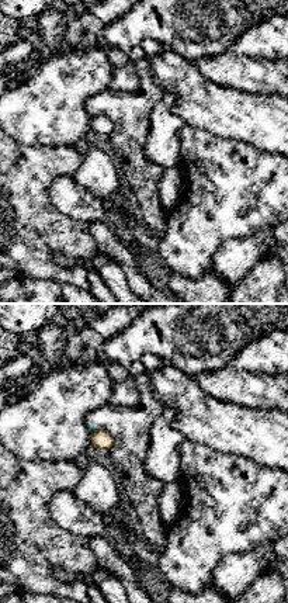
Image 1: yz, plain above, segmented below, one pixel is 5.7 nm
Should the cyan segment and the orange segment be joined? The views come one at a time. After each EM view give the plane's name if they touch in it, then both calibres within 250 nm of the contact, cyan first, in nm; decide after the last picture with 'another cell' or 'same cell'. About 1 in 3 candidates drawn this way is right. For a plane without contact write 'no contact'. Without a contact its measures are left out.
yz | 30/110 nm

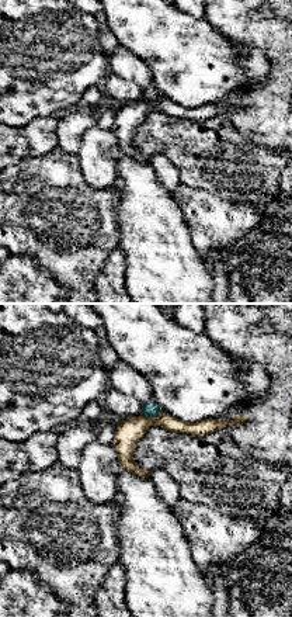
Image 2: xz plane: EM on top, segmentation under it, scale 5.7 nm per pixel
xz | 90/150 nm

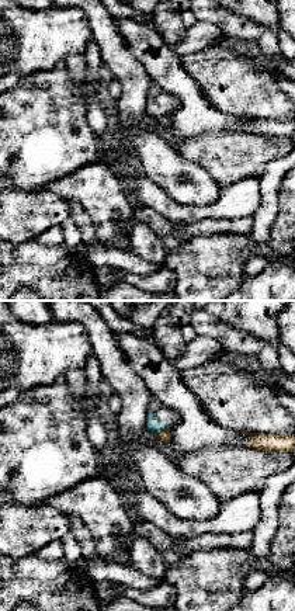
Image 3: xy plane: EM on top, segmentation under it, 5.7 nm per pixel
xy | 80/70 nm

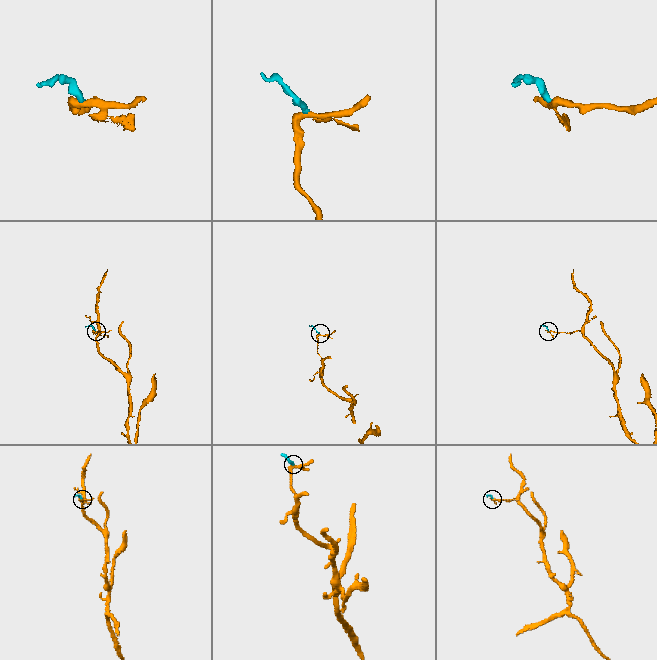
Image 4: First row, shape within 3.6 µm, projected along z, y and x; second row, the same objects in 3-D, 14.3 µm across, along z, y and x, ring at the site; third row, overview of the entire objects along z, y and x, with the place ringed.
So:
another cell

